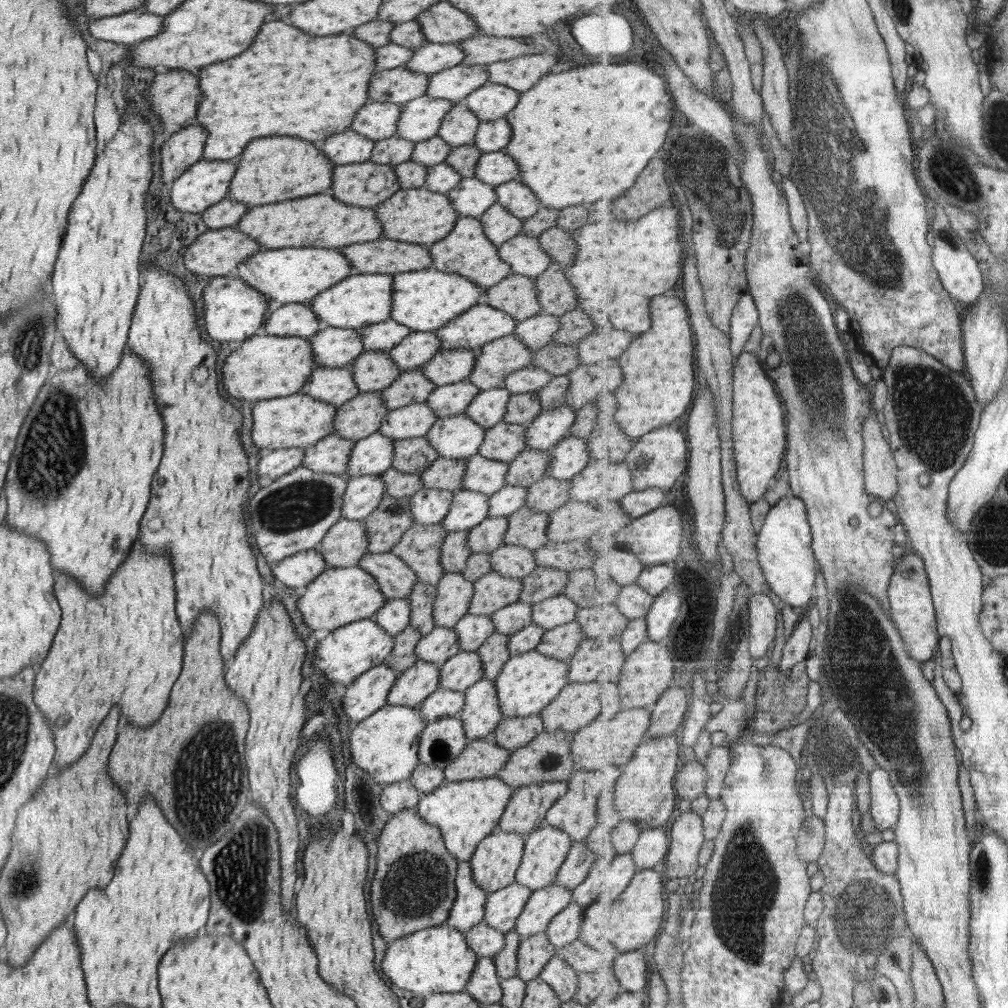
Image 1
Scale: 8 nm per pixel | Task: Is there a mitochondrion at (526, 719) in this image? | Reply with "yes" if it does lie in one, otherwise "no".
no

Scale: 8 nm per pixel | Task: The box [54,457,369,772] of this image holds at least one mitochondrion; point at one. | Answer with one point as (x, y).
(300, 504)

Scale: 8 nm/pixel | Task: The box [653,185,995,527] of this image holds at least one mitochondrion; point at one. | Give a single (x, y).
(932, 415)

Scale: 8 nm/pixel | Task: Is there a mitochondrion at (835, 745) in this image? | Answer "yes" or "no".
yes

